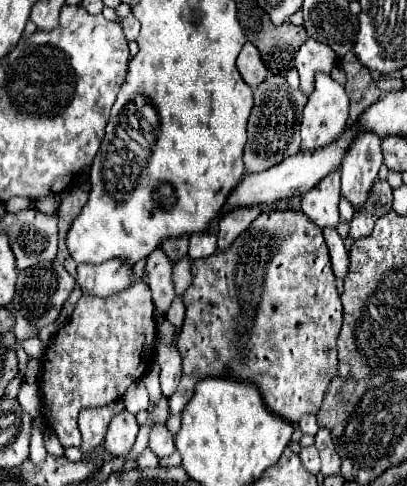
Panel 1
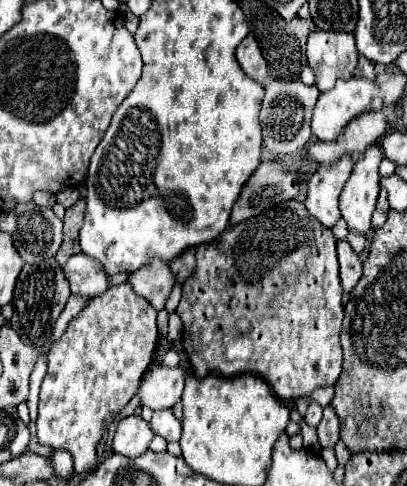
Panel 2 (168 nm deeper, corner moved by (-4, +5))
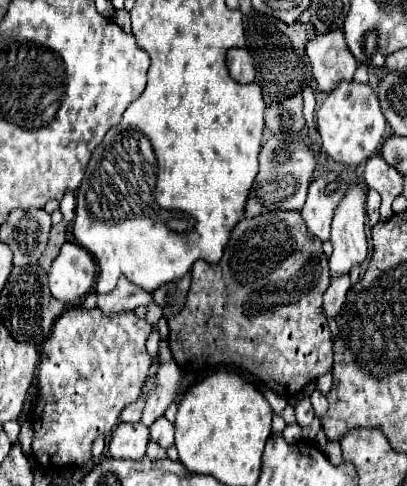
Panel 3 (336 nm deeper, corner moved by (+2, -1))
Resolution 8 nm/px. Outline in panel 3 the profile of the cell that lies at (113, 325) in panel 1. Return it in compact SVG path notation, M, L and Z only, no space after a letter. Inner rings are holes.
M69 307L55 323L49 339L43 345L41 361L39 361L39 401L35 407L35 417L39 419L37 425L33 425L35 437L33 437L33 455L39 461L41 467L85 467L93 455L91 447L97 435L109 435L117 421L119 411L137 401L141 385L147 377L147 371L151 367L151 359L145 351L145 341L149 333L153 331L153 325L149 325L145 319L139 319L133 311L127 313L115 313L115 315L101 315L101 311L95 309L79 309Z

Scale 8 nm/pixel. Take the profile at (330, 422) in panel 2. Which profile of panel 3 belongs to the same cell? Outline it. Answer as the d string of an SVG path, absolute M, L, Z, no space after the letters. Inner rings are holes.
M313 391L309 399L311 399L311 403L313 403L315 415L317 415L319 419L323 419L323 417L325 417L325 411L329 409L329 405L327 405L327 397L325 397L323 393L319 393L319 391Z

